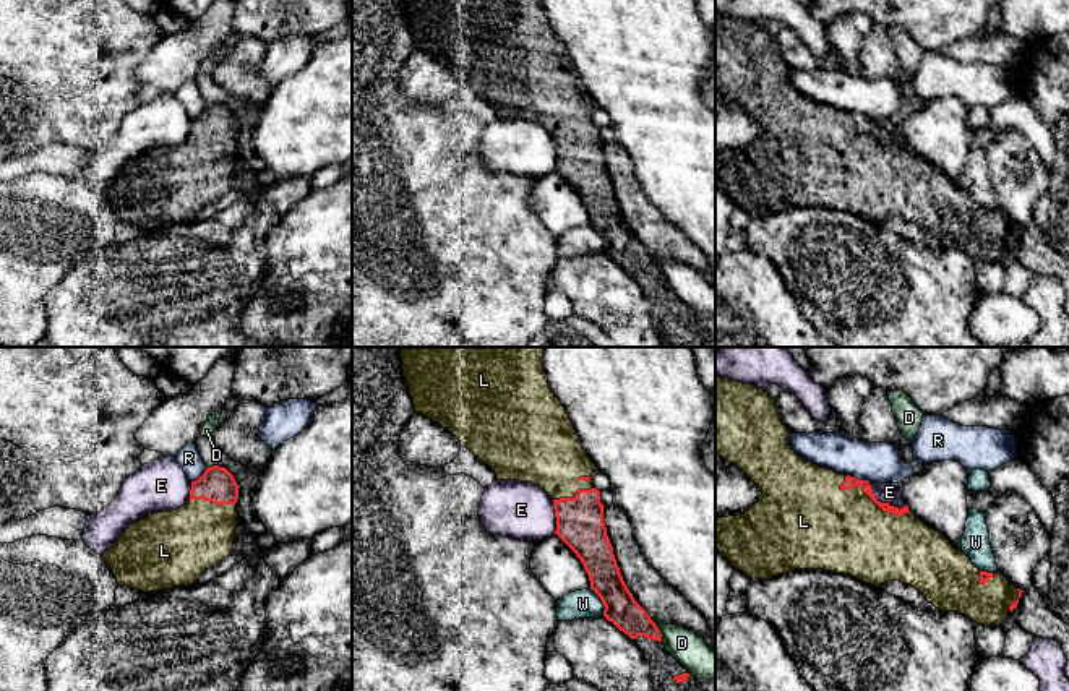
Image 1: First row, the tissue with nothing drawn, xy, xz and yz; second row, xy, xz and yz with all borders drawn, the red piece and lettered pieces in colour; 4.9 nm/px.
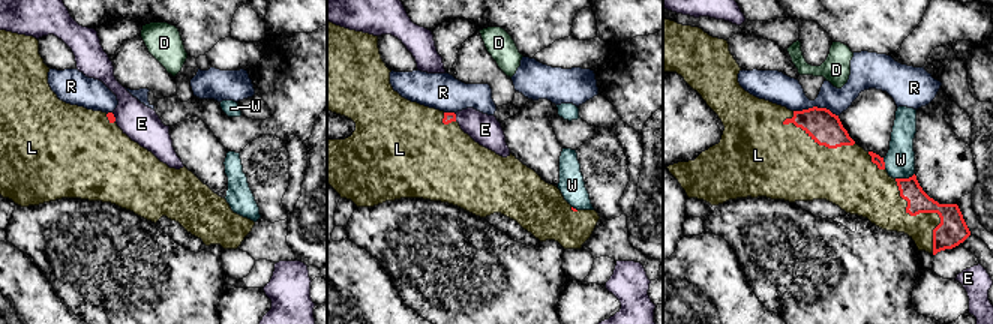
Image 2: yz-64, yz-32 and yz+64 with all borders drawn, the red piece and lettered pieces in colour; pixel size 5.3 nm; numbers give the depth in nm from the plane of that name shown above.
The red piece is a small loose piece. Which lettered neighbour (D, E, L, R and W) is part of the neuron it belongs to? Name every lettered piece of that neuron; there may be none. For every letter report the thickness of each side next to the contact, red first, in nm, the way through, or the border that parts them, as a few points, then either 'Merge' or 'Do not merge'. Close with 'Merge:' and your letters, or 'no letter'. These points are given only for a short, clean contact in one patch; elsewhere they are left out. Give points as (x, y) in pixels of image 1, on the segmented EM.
D: Thickness 160 nm (red) against 170 nm. Do not merge
E: Thickness 60 nm (red) against 100 nm. Do not merge
L: Thickness 60 nm (red) against 420 nm. Merge
R: Thickness 60 nm (red) against 200 nm. Boundary: yz (847, 474), (868, 482). Do not merge
W: Thickness 170 nm (red) against 140 nm. Do not merge
Merge: L

